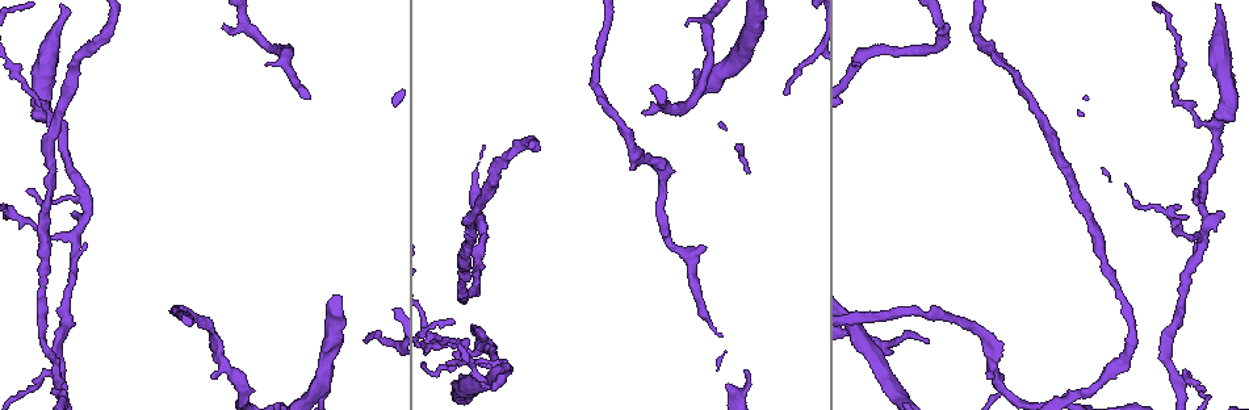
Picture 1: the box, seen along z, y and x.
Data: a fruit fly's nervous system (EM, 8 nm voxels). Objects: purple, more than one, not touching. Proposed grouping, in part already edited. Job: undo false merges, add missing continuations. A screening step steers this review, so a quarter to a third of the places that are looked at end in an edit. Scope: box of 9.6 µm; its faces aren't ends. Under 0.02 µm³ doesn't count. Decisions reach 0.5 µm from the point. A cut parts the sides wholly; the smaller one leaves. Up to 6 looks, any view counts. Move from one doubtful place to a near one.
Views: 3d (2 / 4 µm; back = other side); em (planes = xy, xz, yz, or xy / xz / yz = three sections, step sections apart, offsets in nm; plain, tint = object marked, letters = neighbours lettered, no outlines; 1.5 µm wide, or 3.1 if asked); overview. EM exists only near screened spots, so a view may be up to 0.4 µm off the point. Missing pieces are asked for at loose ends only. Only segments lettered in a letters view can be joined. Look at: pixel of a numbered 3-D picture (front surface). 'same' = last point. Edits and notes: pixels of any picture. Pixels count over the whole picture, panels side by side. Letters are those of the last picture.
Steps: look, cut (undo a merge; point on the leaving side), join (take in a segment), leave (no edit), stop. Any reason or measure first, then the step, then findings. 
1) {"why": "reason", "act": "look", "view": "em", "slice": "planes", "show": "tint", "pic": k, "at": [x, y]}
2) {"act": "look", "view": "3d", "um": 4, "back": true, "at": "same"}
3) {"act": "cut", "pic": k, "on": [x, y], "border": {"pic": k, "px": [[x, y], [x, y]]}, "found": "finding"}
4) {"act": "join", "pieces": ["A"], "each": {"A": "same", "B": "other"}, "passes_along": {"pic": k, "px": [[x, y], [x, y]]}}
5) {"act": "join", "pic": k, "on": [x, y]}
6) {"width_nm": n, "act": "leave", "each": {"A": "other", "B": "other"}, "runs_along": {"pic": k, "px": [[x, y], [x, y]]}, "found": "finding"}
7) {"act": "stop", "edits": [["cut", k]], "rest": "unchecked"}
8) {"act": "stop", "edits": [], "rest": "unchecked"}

{"why": "branch stops here", "act": "look", "view": "em", "slice": "planes", "show": "letters", "pic": 1, "at": [223, 27]}

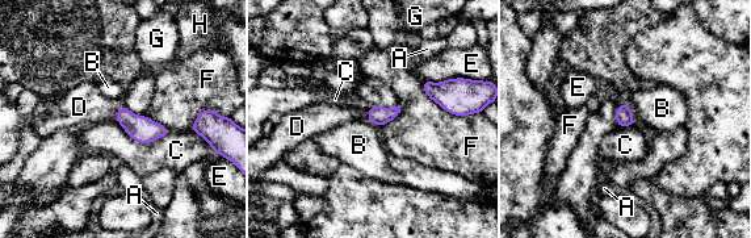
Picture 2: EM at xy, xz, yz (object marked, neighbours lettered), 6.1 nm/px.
{"longest_contact_nm": ["C", 340], "act": "join", "pieces": ["D"], "each": {"A": "other", "B": "other", "C": "other", "D": "same", "E": "other", "F": "other", "G": "other", "H": "other"}, "passes_along": {"pic": 2, "px": [[142, 129], [117, 112], [83, 104]]}, "found": "the neuron continues"}

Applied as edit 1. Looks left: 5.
{"why": "redraw", "act": "look", "view": "overview"}

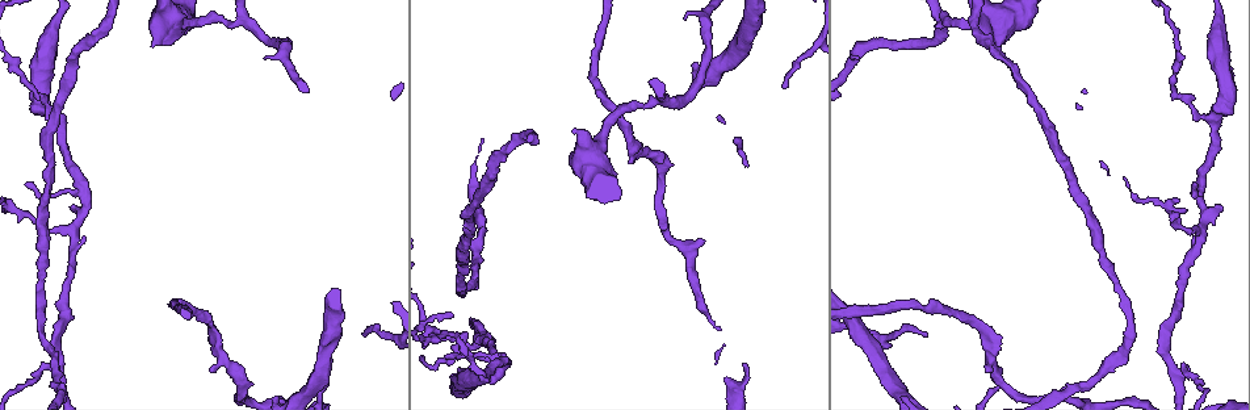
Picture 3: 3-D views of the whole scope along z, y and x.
{"why": "sudden change in width", "act": "look", "view": "em", "slice": "yz", "step": 8, "show": "letters", "pic": 3, "at": [477, 372]}

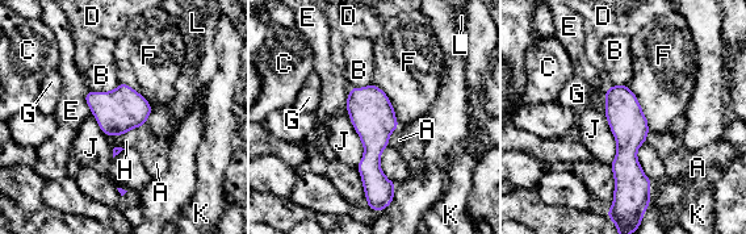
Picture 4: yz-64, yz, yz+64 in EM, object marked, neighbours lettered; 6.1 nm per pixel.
{"act": "leave", "each": {"A": "other", "B": "other", "C": "other", "D": "other", "E": "other", "F": "other", "G": "other", "H": "other", "J": "other", "K": "other", "L": "other"}, "runs_along": {"pic": 4, "px": [[616, 88], [625, 117], [624, 191]]}, "found": "one neuron here"}

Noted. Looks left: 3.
{"why": "an open end", "act": "look", "view": "em", "slice": "planes", "show": "letters", "pic": 3, "at": [1222, 208]}

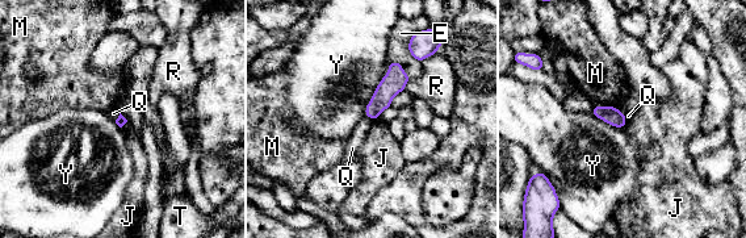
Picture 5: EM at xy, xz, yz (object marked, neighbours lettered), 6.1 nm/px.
{"act": "leave", "each": {"E": "other", "J": "other", "M": "other", "Q": "other", "R": "other", "T": "other", "Y": "other"}, "border": {"pic": 5, "px": [[365, 115], [374, 120]]}, "found": "no lettered segment goes on from it"}

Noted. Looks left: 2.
{"act": "stop", "edits": [["join", 2]], "rest": "unchecked"}

